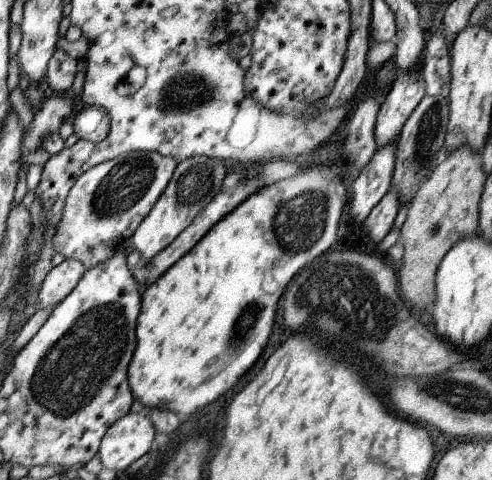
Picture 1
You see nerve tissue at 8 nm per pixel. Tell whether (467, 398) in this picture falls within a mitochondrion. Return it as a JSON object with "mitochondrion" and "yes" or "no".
{"mitochondrion":"yes"}

